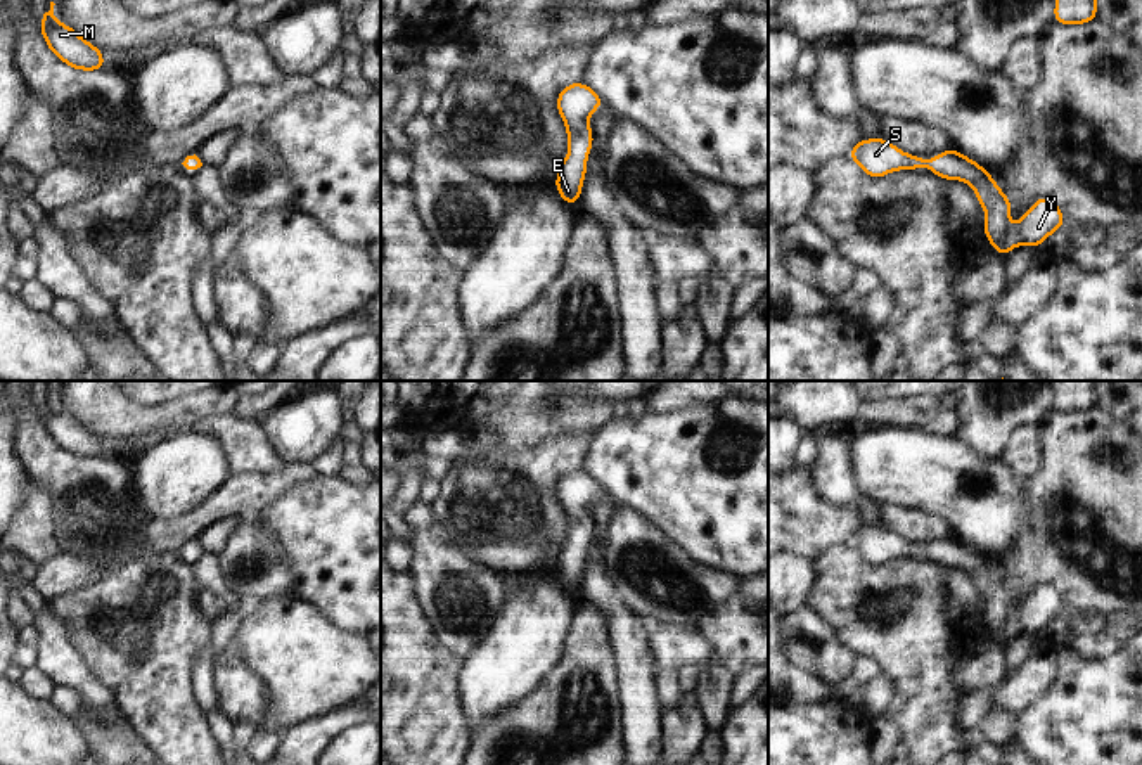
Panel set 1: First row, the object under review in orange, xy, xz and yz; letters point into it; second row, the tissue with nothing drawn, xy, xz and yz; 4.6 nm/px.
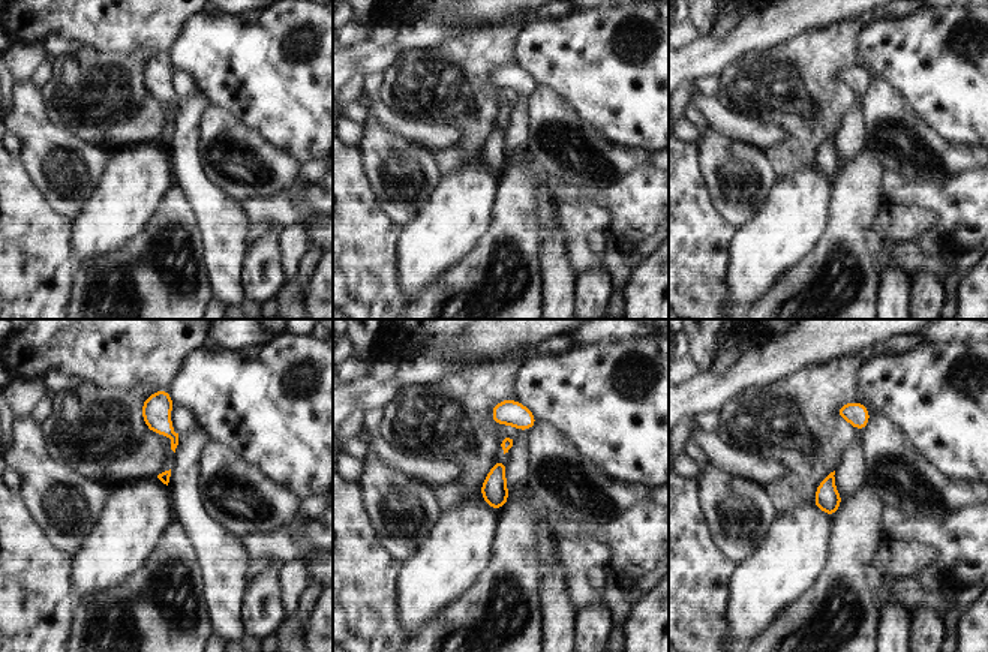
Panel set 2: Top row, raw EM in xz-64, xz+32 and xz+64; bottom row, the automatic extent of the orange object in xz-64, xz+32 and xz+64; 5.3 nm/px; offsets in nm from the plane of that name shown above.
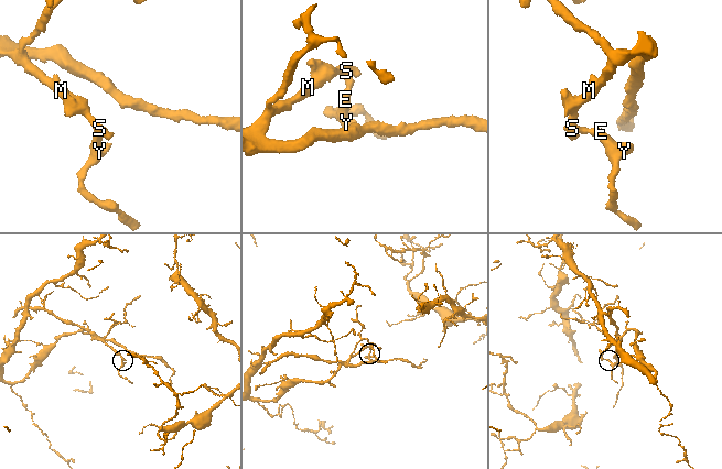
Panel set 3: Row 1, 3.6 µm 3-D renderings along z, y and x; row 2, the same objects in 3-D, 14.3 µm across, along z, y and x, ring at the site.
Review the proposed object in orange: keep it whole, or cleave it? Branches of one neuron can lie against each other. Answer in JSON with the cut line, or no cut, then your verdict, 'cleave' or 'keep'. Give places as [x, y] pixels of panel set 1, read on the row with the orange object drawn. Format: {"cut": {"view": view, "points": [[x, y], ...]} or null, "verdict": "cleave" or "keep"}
{"cut": null, "verdict": "keep"}

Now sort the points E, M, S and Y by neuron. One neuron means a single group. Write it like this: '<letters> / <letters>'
E M S Y

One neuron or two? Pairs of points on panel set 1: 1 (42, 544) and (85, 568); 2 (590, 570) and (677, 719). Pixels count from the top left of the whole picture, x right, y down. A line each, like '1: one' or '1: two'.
1: two
2: two

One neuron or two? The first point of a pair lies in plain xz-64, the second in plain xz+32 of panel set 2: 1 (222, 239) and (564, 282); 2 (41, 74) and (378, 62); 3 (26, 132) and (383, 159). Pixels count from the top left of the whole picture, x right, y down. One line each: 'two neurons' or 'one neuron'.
1: one neuron
2: two neurons
3: one neuron

